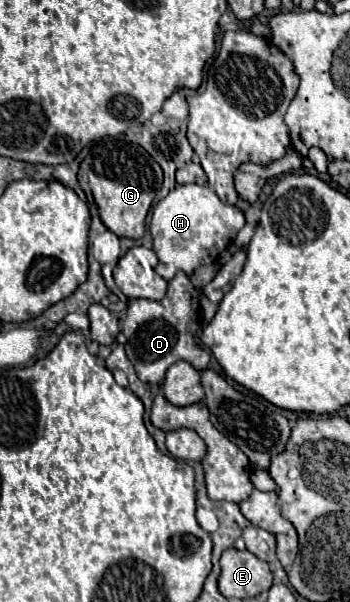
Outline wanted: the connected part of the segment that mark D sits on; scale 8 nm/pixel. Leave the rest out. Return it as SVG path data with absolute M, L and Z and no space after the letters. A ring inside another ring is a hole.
M177 273L169 281L167 295L161 301L149 301L149 299L133 299L129 301L127 317L123 321L123 333L127 337L125 343L125 353L127 359L133 363L137 377L147 383L161 383L165 377L165 371L177 363L177 361L187 361L191 363L197 371L203 371L209 365L211 353L203 351L201 347L195 345L195 337L189 331L189 321L193 319L193 303L197 301L199 293L195 291L191 279L187 273Z

